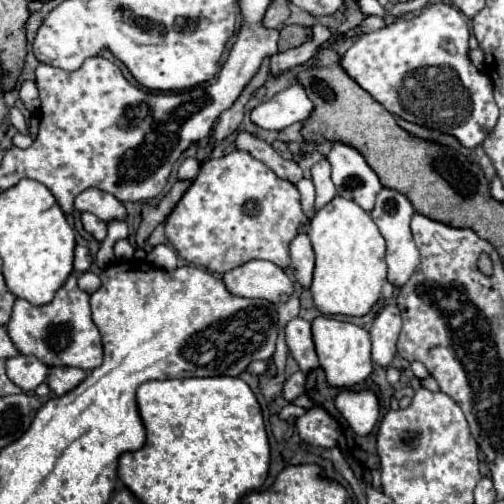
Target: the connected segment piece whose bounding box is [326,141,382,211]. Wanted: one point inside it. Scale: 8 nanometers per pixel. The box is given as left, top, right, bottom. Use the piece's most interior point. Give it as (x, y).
(354, 179)

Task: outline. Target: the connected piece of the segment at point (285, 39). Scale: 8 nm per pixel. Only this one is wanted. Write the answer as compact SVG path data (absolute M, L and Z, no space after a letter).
M286 25L280 31L280 41L278 41L278 49L286 51L288 47L298 47L304 41L310 39L310 29L302 27L302 25Z

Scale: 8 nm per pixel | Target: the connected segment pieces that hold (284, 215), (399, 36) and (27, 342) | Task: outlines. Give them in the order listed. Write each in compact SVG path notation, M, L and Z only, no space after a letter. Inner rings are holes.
M232 151L220 159L208 159L200 167L198 177L192 181L190 189L182 195L182 199L166 219L166 237L180 257L198 267L208 267L210 273L224 275L230 269L240 267L242 263L248 263L252 259L266 259L286 269L290 265L288 245L306 223L308 217L302 211L300 193L294 183L280 179L272 169L268 169L248 153Z
M438 1L424 7L424 11L412 17L408 15L396 19L384 29L356 39L356 43L340 57L340 67L390 113L400 115L406 121L424 123L426 127L450 133L458 137L460 143L466 147L476 147L496 125L498 107L492 95L492 81L486 75L482 75L468 57L468 37L470 29L462 11L458 11L454 5Z
M76 273L56 291L48 305L32 305L26 299L16 299L6 331L22 355L34 355L48 367L72 365L92 371L102 363L102 343L96 325L90 319L90 295L76 285Z

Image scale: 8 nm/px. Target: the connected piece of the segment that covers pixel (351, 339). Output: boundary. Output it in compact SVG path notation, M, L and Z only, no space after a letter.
M318 315L312 321L312 337L316 345L316 355L320 359L320 367L326 371L326 379L332 387L348 389L372 373L372 359L370 359L370 335L366 329L350 323L340 321L334 317Z

